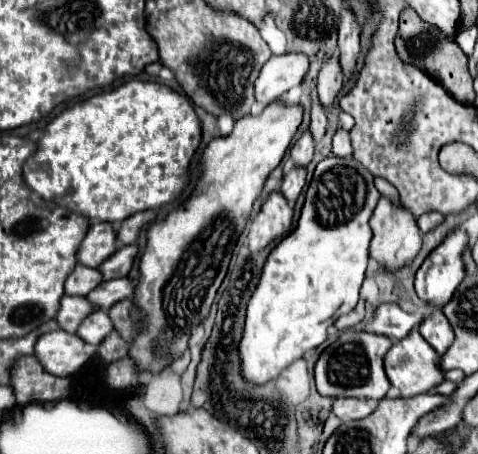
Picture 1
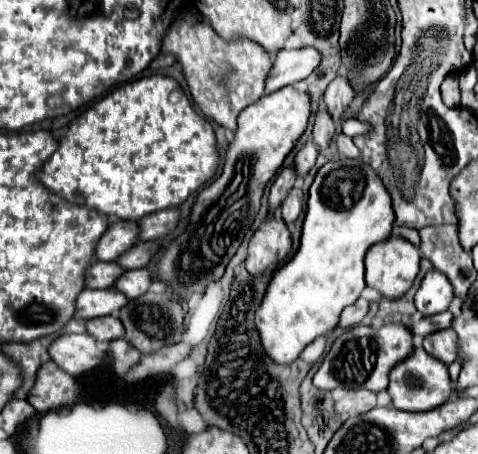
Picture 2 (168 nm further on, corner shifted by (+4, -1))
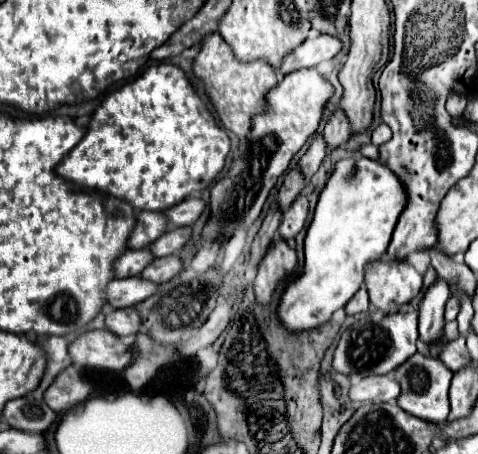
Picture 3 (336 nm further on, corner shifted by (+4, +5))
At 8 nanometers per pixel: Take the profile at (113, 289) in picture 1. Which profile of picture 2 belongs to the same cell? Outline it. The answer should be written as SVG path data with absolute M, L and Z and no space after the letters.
M140 268L140 270L126 270L112 288L116 288L118 292L122 292L128 300L134 300L138 296L142 296L148 286L150 286L152 278L150 278L150 272L146 268Z

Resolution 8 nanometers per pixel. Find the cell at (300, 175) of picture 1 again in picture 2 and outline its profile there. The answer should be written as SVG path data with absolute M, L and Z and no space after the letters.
M292 188L292 190L288 192L288 196L284 198L282 206L280 206L280 216L284 218L284 222L286 222L286 224L294 222L294 220L300 216L300 212L302 212L302 204L304 204L302 190Z

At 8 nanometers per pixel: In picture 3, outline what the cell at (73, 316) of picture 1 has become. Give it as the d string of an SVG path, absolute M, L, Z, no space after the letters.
M140 276L112 280L108 286L108 304L112 308L136 306L140 300L146 300L148 296L152 296L156 288L158 284L152 284L150 280L144 280Z

